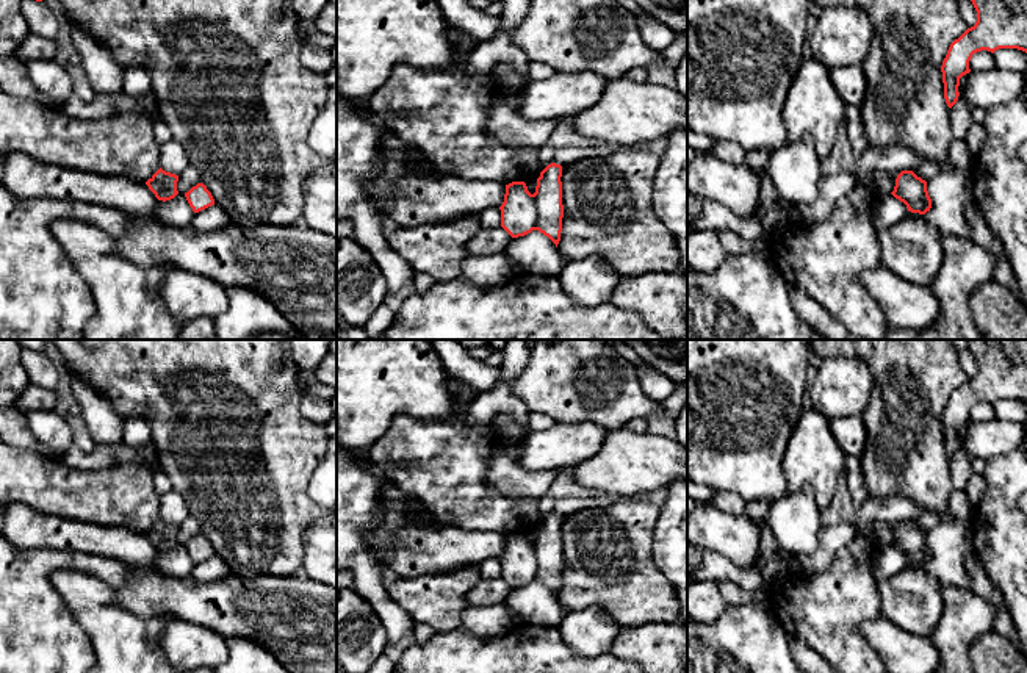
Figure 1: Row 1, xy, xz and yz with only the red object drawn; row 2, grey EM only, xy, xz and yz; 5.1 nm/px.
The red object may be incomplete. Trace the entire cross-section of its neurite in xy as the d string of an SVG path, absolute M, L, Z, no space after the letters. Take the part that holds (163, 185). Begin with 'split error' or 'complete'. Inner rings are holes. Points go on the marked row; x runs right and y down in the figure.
complete | M161 167L146 182L149 189L155 194L158 200L174 199L177 191L178 175L163 171Z

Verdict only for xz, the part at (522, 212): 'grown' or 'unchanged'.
unchanged

